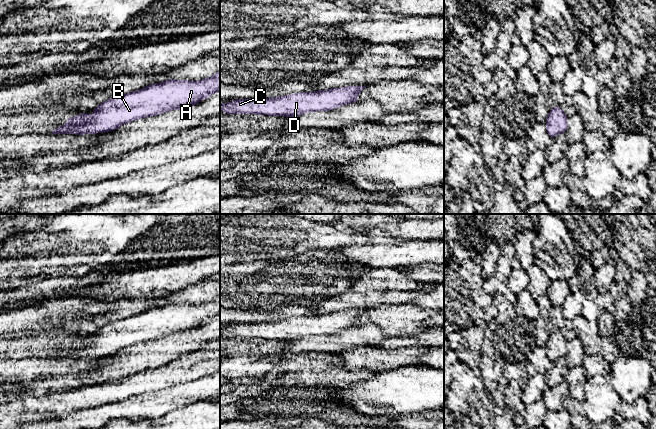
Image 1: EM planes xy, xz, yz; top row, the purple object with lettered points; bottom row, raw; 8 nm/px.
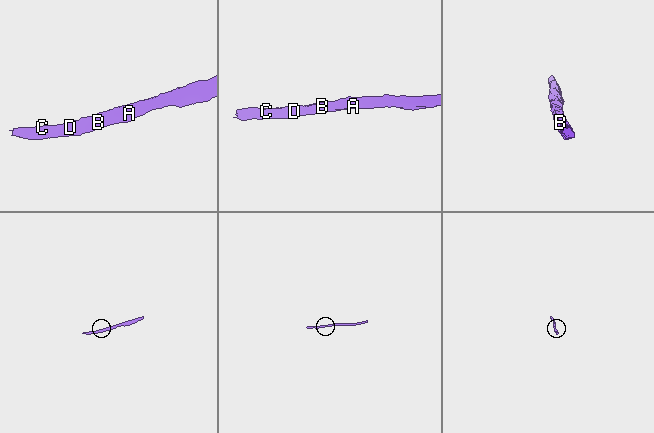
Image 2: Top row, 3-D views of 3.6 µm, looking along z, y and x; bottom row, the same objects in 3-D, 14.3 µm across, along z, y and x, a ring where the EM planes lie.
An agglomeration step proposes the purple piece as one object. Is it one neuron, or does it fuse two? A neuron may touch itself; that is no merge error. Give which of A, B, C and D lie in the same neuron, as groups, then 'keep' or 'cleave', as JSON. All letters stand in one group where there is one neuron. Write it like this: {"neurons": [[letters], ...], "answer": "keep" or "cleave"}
{"neurons": [["A", "B", "C", "D"]], "answer": "keep"}

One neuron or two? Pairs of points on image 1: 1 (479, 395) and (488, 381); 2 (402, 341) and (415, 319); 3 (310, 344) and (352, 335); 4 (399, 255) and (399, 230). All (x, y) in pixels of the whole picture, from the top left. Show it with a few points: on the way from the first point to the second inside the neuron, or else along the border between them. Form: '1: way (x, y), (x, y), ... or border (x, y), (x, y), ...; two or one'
1: border (479, 377), (487, 392); two
2: border (427, 327), (420, 333), (391, 336); two
3: way (320, 343), (342, 341); one
4: border (431, 239), (410, 240), (408, 242); two

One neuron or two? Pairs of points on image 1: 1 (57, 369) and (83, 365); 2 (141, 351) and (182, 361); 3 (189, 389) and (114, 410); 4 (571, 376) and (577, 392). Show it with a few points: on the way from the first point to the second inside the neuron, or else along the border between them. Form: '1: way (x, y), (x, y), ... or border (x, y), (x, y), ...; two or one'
1: way (63, 365), (77, 365); one
2: way (151, 352), (172, 353); one
3: way (170, 398), (157, 404), (133, 409); one
4: way (575, 380), (576, 388); one

